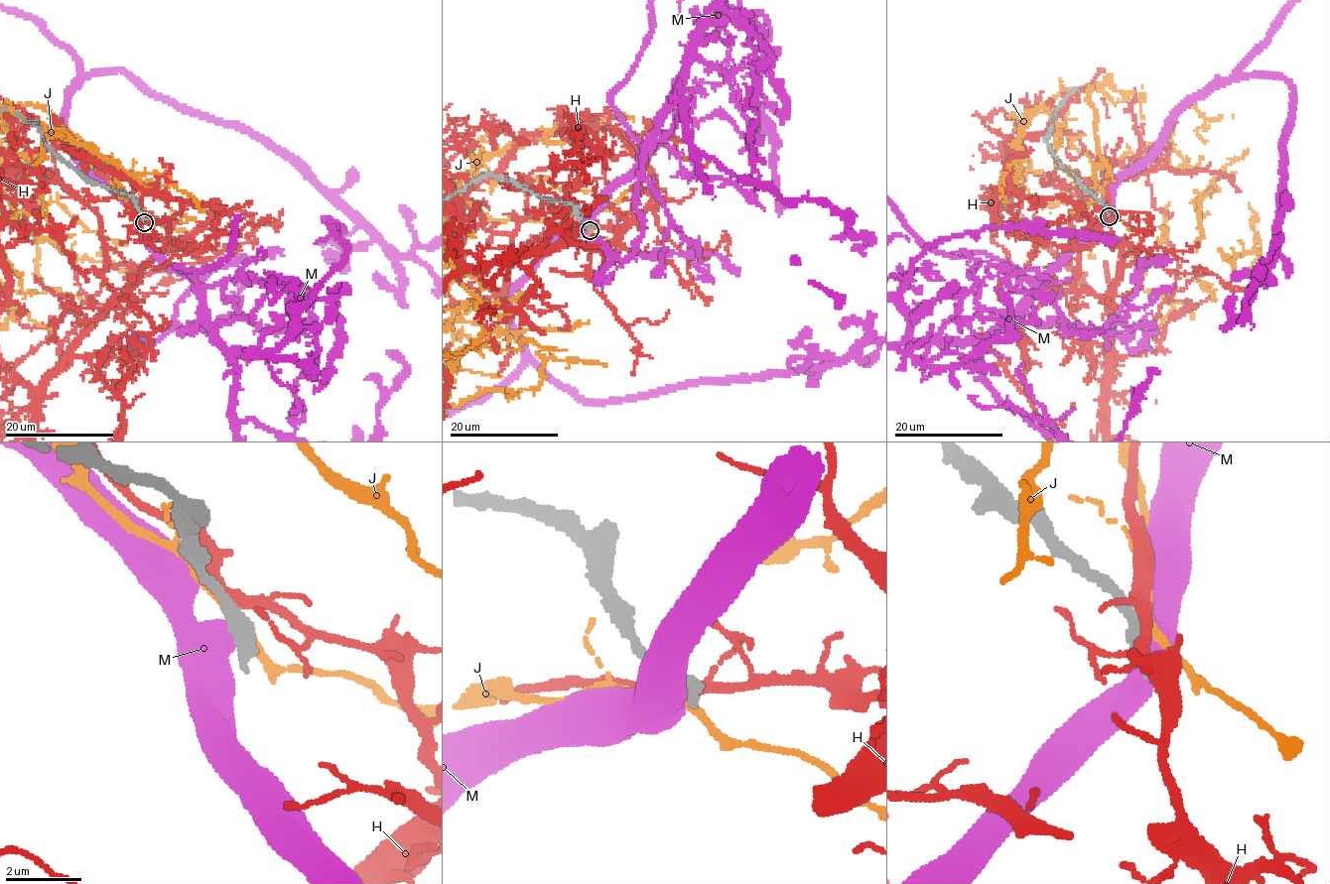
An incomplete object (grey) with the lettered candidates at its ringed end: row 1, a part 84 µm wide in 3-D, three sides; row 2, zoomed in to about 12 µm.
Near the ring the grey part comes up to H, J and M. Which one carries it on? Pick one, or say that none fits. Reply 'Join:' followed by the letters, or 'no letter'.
Join: no letter

